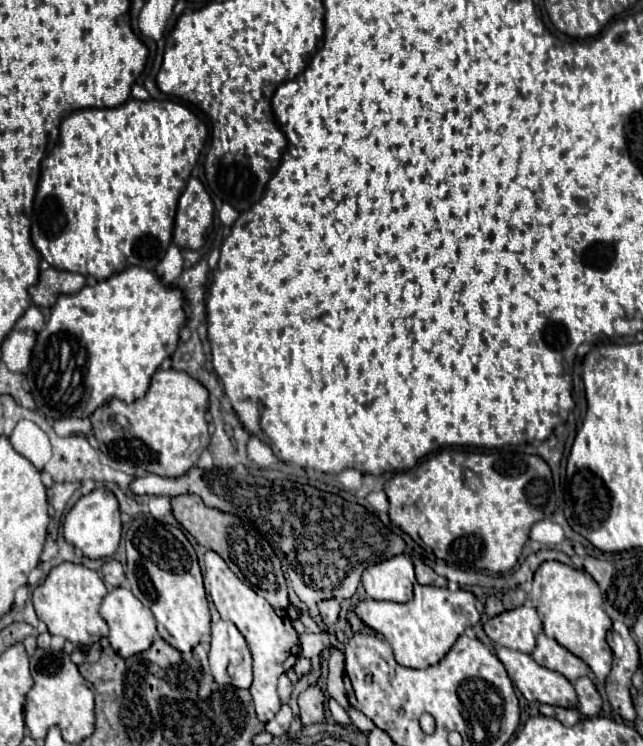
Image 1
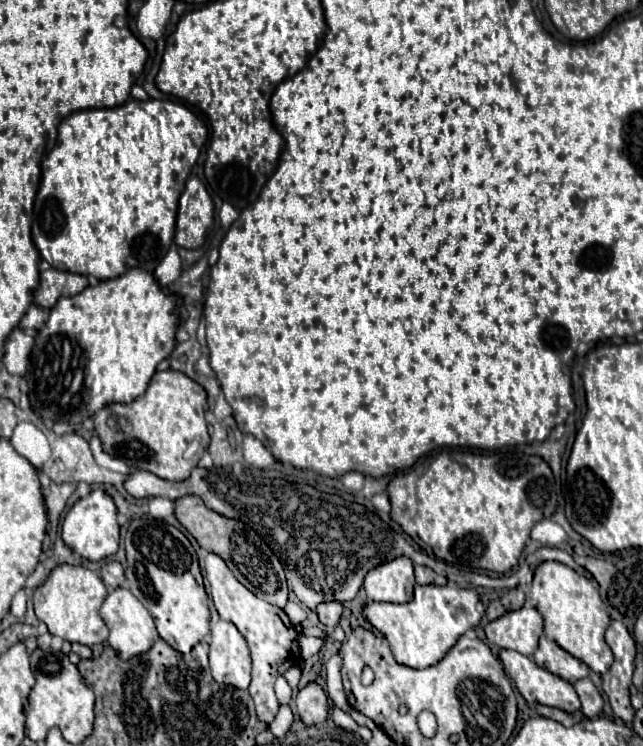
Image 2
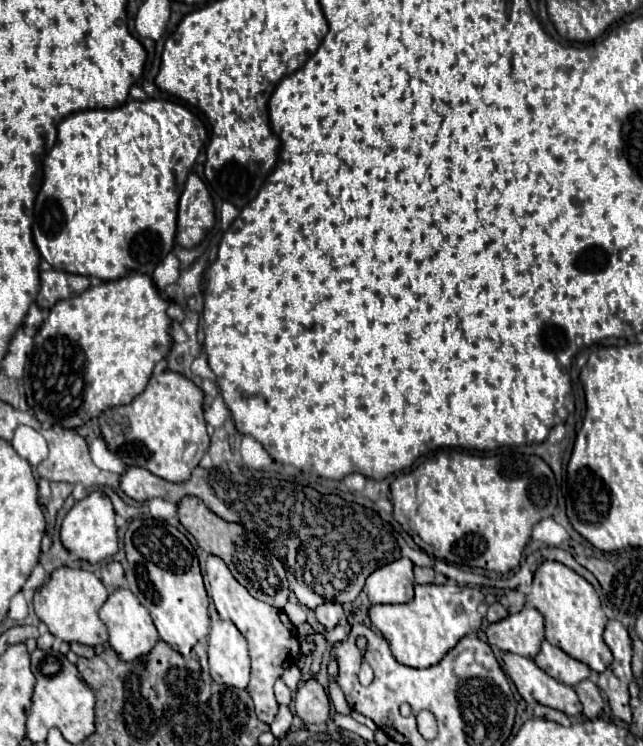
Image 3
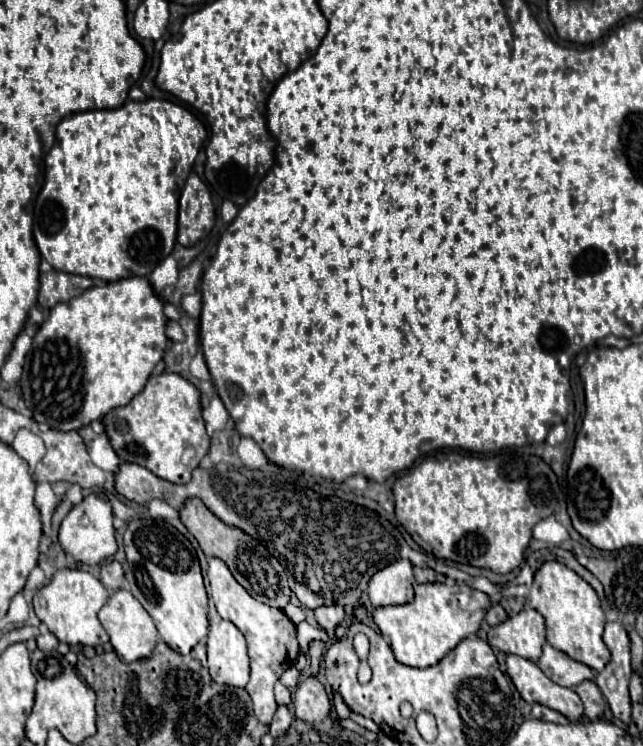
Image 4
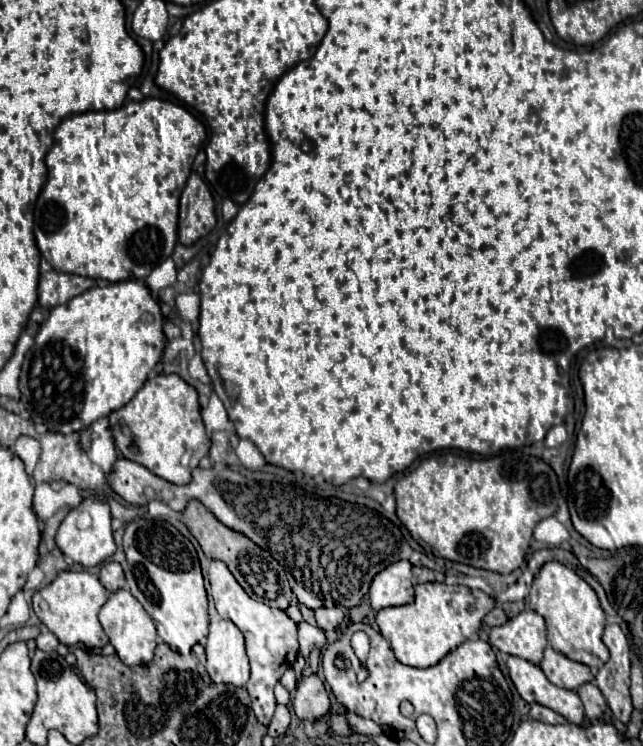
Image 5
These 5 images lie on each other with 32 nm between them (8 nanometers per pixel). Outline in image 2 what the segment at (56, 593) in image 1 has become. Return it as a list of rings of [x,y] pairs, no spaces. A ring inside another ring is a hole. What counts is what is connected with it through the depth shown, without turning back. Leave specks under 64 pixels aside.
[[[62,564],[50,572],[48,580],[42,586],[34,590],[34,612],[38,620],[48,626],[50,634],[68,642],[94,646],[106,642],[108,638],[108,628],[98,614],[106,594],[108,590],[96,572],[82,566]]]

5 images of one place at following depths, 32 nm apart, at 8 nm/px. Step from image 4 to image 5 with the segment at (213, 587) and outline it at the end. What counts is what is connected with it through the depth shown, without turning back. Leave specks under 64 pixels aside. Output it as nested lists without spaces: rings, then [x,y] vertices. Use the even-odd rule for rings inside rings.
[[[212,560],[210,570],[208,570],[208,580],[210,580],[210,590],[212,590],[210,594],[214,598],[218,614],[226,620],[232,620],[238,626],[238,630],[244,634],[246,654],[250,660],[250,680],[246,682],[244,688],[250,694],[252,710],[254,710],[258,722],[266,726],[266,724],[270,724],[270,720],[274,716],[274,708],[276,708],[274,686],[278,684],[284,670],[294,664],[296,654],[298,654],[298,638],[296,638],[298,624],[284,610],[270,608],[262,602],[252,600],[244,592],[244,588],[236,582],[236,578],[228,570],[228,566],[220,560]]]

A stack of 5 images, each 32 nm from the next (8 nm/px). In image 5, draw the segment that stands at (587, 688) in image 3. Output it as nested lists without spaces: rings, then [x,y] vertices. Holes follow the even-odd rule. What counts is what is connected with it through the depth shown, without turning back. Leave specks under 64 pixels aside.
[[[594,682],[582,684],[582,686],[576,690],[576,694],[580,696],[580,700],[582,700],[584,708],[586,708],[586,718],[588,718],[592,724],[600,722],[600,718],[602,718],[602,714],[604,714],[604,710],[606,710],[606,700],[604,700],[602,692],[598,690],[598,686],[596,686]]]

